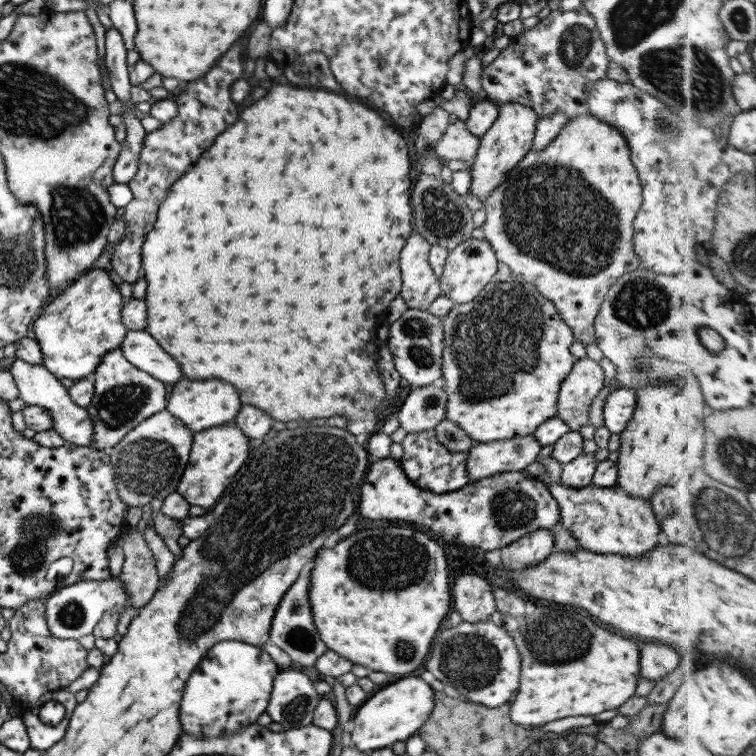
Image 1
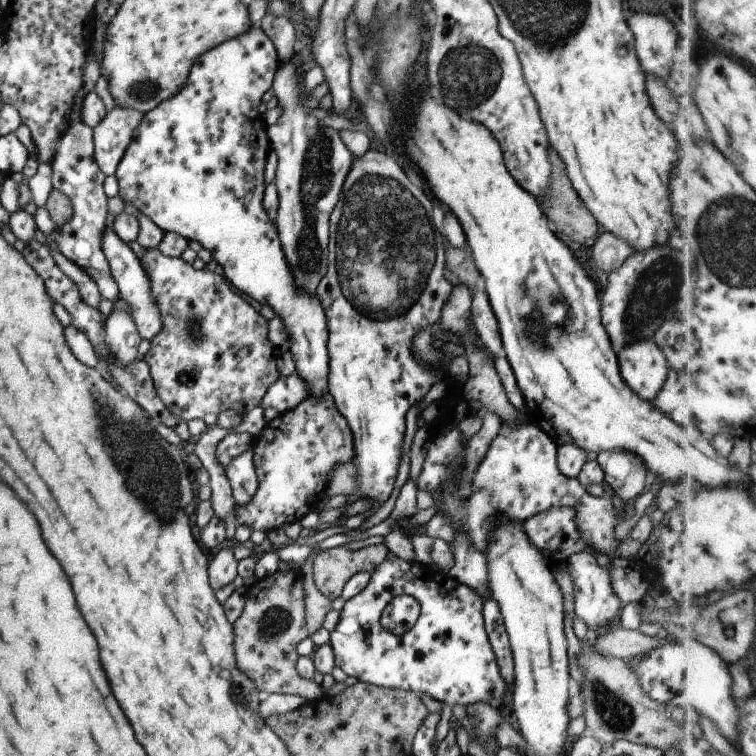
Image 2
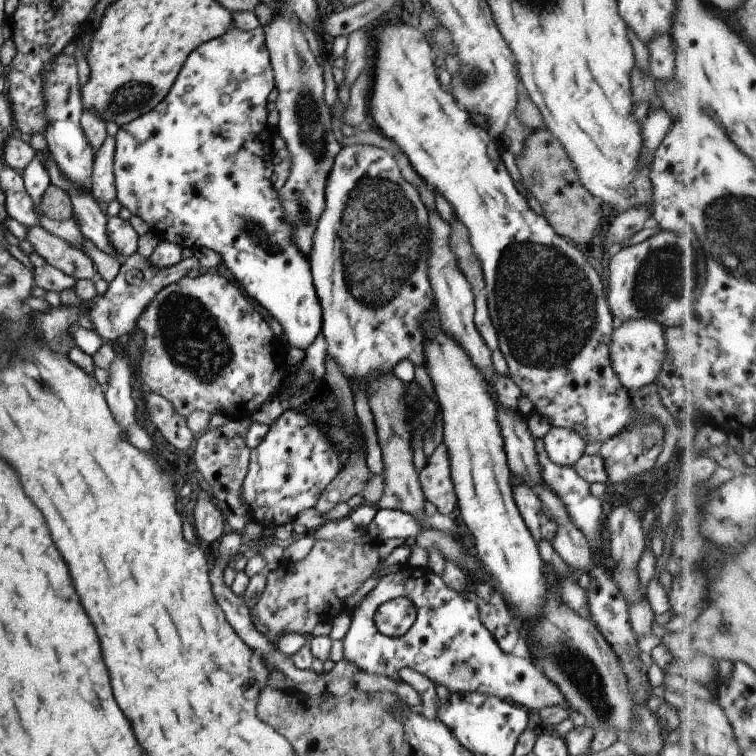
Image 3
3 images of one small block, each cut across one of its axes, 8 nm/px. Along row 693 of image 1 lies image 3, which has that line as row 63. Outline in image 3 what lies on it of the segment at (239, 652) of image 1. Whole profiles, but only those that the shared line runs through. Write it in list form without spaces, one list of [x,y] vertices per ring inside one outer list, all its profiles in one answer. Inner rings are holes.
[[[232,25],[222,36],[206,41],[188,55],[186,62],[182,64],[182,70],[178,72],[172,88],[168,92],[168,96],[160,104],[156,104],[154,108],[150,109],[150,112],[132,120],[130,124],[119,126],[114,138],[116,148],[114,148],[112,168],[115,176],[117,200],[122,208],[128,208],[132,215],[140,216],[148,224],[150,232],[154,233],[159,241],[172,242],[181,249],[185,248],[186,245],[193,249],[204,246],[204,248],[210,248],[216,254],[220,254],[221,262],[230,269],[235,282],[243,292],[252,301],[258,302],[270,314],[270,317],[278,320],[283,330],[281,338],[285,339],[283,346],[306,350],[322,330],[322,309],[313,283],[310,259],[298,250],[296,242],[292,240],[292,226],[284,218],[284,210],[282,210],[280,200],[278,200],[279,191],[274,190],[274,184],[272,184],[272,172],[274,172],[272,159],[276,150],[272,147],[274,129],[266,120],[268,116],[266,104],[268,104],[268,96],[274,87],[275,78],[268,50],[264,44],[262,25],[249,31],[240,30]]]

